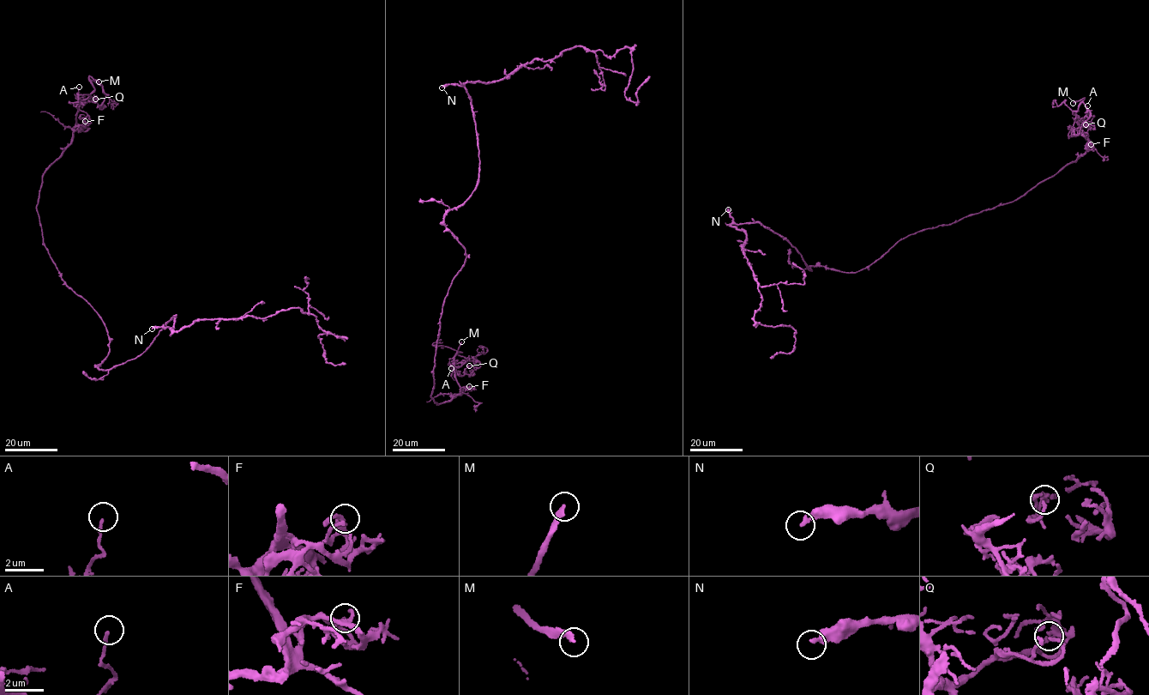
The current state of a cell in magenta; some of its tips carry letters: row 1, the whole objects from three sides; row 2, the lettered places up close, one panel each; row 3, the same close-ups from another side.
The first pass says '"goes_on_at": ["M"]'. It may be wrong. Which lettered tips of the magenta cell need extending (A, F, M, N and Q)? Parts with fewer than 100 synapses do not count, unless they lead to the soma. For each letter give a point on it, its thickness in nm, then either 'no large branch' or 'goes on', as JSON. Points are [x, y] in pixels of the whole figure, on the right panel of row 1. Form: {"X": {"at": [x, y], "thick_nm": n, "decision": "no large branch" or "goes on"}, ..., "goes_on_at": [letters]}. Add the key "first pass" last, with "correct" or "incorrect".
{"A": {"at": [1087, 105], "thick_nm": 150, "decision": "no large branch"}, "F": {"at": [1091, 144], "thick_nm": 160, "decision": "no large branch"}, "M": {"at": [1073, 103], "thick_nm": 260, "decision": "goes on"}, "N": {"at": [728, 209], "thick_nm": 320, "decision": "no large branch"}, "Q": {"at": [1085, 124], "thick_nm": 140, "decision": "no large branch"}, "goes_on_at": ["M"], "first pass": "correct"}

